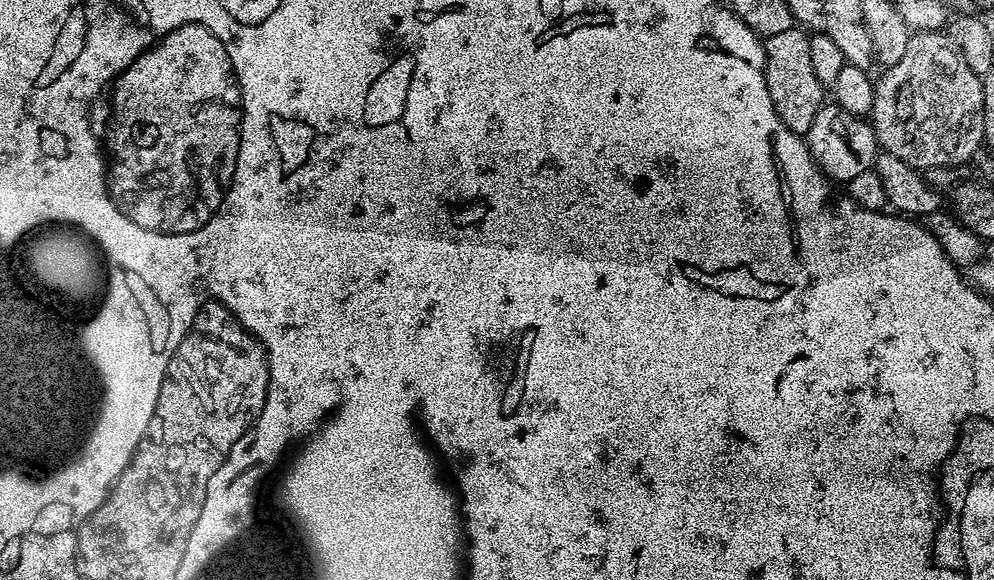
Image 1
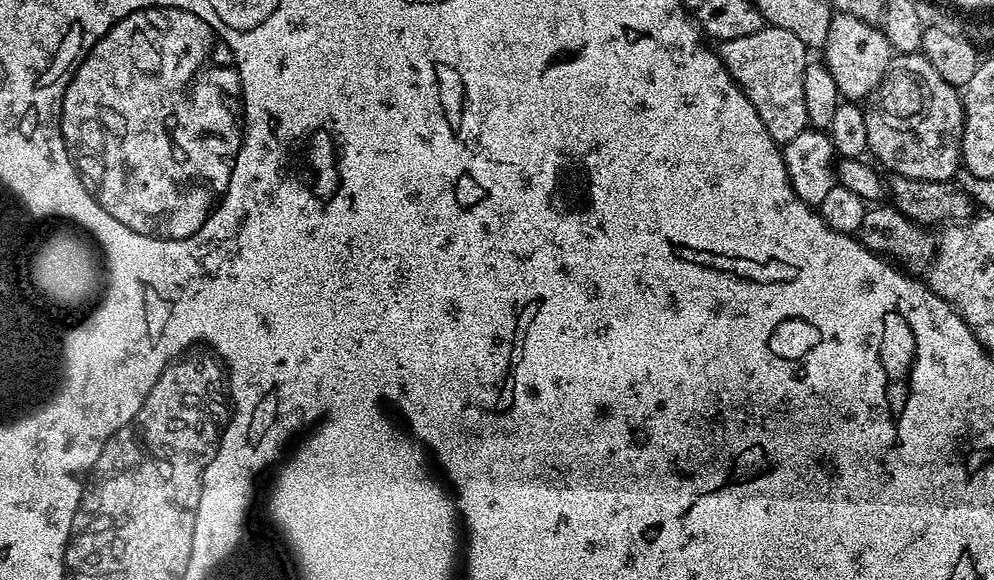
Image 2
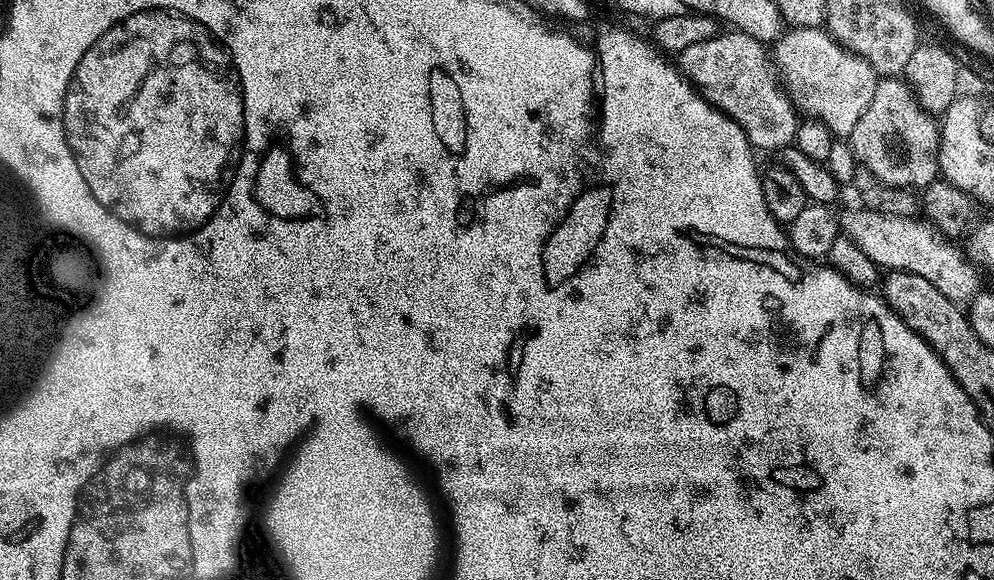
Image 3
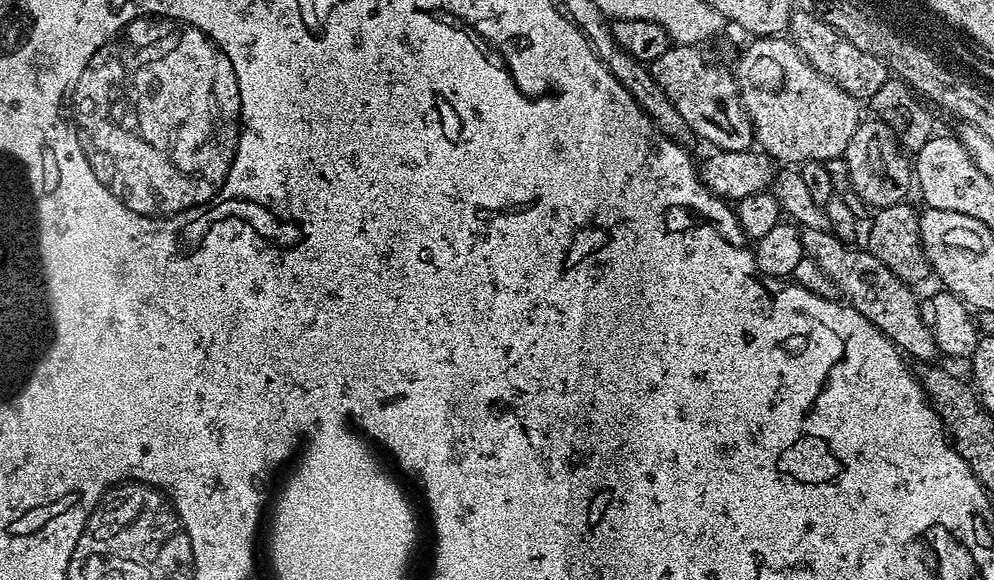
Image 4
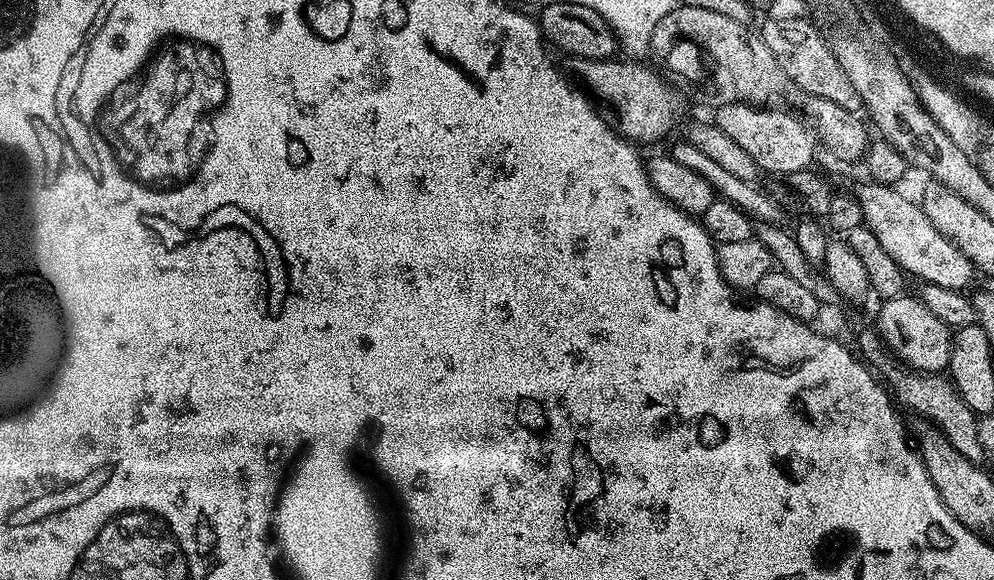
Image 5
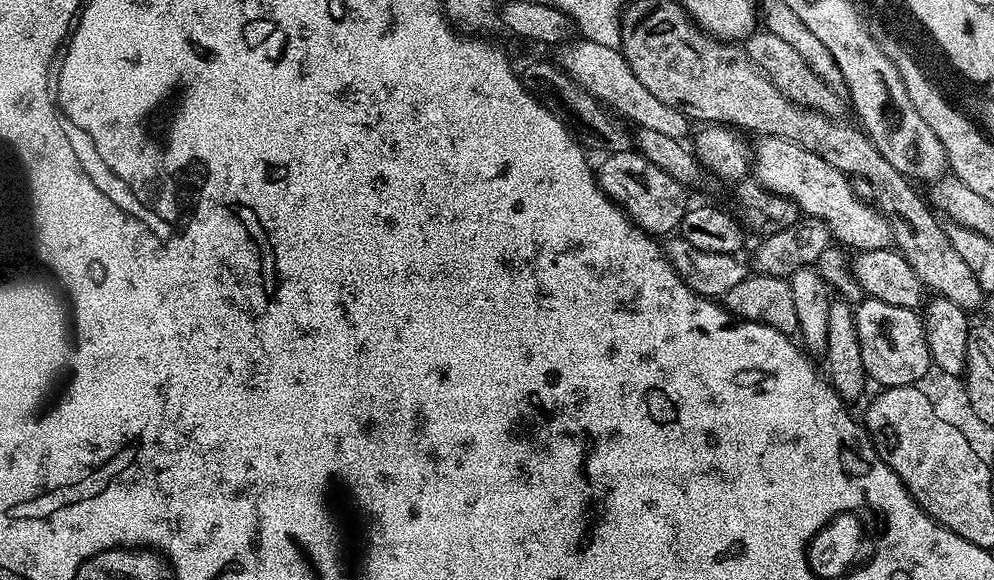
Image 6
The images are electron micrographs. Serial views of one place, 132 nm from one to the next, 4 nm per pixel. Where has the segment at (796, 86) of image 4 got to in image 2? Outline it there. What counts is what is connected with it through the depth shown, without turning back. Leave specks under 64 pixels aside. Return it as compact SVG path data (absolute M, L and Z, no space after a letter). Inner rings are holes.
M836 12L830 22L830 30L826 34L826 42L822 46L822 63L830 70L830 78L834 78L834 86L840 91L841 97L848 102L860 102L872 95L872 91L880 85L886 70L891 66L894 59L894 50L883 31L877 25L867 24L854 14Z

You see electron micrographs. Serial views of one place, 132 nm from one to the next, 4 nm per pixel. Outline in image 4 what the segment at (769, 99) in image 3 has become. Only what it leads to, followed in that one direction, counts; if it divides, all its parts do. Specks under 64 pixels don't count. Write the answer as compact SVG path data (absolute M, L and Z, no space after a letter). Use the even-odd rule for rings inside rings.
M694 44L669 46L662 58L651 61L652 76L662 86L666 98L674 102L674 110L682 114L686 126L690 126L693 137L713 144L713 149L725 152L738 150L747 152L753 147L752 123L740 101L733 69L704 53L703 47Z

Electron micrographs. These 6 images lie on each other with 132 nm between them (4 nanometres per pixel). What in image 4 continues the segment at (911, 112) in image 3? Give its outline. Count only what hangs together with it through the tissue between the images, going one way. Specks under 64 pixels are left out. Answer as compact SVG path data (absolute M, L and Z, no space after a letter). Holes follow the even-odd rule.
M875 118L861 119L860 125L854 130L854 138L850 138L850 146L846 146L843 160L849 167L850 182L852 188L857 192L858 198L869 209L885 208L886 206L894 206L901 203L905 199L904 196L914 184L914 168L910 163L909 157L903 148L896 143L896 136L892 133L891 126L885 120Z

